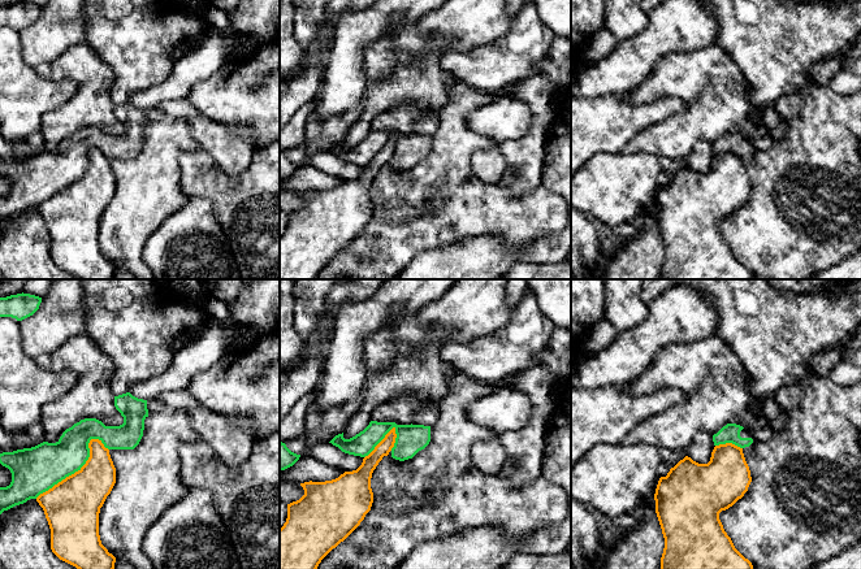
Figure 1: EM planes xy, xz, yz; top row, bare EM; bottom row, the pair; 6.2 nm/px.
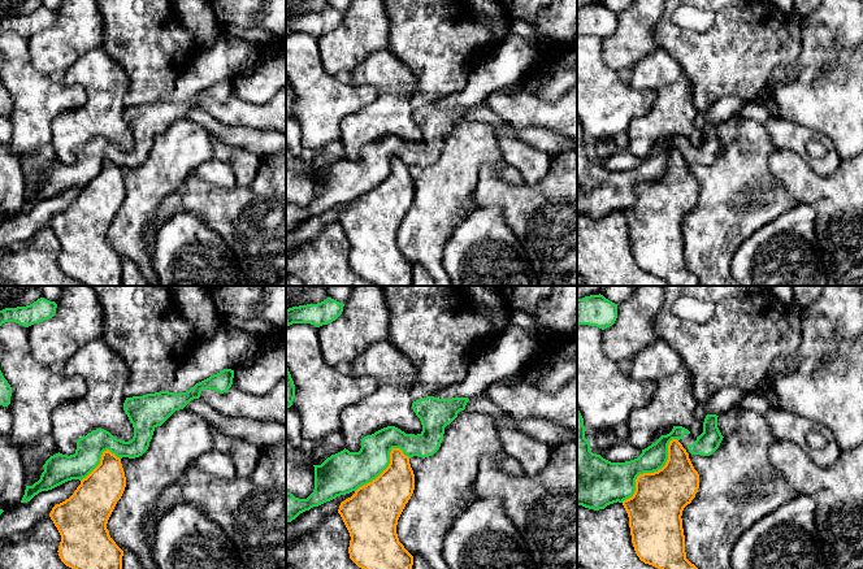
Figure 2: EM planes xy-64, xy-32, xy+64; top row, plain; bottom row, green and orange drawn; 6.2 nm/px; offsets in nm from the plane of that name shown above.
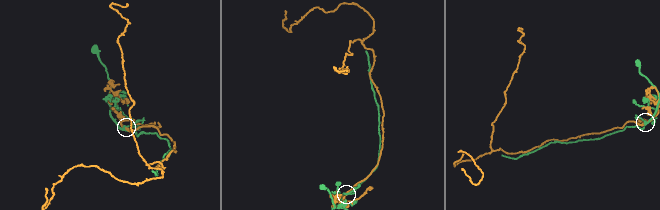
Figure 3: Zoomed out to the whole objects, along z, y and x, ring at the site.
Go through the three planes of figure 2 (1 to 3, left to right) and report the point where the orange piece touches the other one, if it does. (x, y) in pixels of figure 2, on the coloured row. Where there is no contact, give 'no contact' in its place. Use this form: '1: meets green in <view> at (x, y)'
1: meets green in xy-64 at (100, 457)
2: meets green in xy-32 at (387, 465)
3: meets green in xy+64 at (650, 472)

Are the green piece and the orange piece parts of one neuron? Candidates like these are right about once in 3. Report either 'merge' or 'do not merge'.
do not merge

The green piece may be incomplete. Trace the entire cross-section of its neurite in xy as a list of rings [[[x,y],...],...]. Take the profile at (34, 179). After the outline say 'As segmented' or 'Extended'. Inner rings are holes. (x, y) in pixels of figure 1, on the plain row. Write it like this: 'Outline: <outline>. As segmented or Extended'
Outline: [[[126,101],[114,105],[114,116],[124,126],[120,135],[105,135],[96,127],[85,127],[66,138],[56,152],[43,151],[31,157],[0,162],[0,173],[12,182],[10,194],[0,196],[0,223],[36,208],[81,179],[90,166],[91,148],[99,148],[108,158],[134,158],[148,126],[147,109]]]. As segmented

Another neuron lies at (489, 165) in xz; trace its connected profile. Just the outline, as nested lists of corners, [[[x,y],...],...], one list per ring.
[[[497,147],[475,151],[471,156],[471,165],[476,177],[485,183],[498,183],[510,174],[510,165]]]

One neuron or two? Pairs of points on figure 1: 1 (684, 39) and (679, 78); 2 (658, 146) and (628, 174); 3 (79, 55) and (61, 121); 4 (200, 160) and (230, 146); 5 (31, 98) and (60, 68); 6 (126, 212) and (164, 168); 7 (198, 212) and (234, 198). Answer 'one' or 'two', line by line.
1: two
2: two
3: one
4: two
5: two
6: one
7: two

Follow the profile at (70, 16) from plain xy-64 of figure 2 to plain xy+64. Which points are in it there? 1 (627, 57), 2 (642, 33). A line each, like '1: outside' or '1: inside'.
1: inside
2: inside

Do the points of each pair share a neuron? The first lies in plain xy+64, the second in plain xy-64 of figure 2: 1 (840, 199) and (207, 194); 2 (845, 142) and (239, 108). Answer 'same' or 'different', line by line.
1: same
2: same

